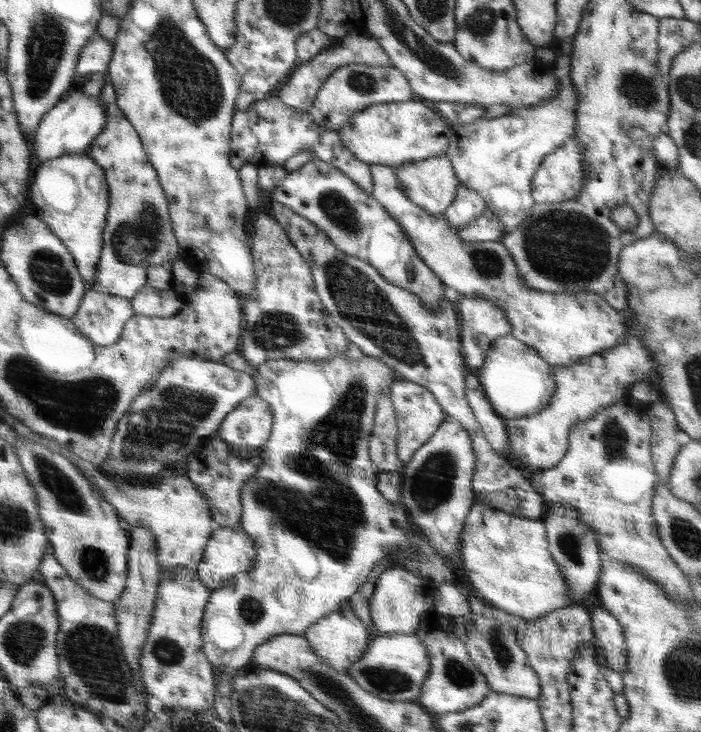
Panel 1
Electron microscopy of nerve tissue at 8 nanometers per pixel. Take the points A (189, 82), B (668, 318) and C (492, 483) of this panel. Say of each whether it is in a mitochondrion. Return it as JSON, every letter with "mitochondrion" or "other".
{"A":"mitochondrion","B":"other","C":"other"}

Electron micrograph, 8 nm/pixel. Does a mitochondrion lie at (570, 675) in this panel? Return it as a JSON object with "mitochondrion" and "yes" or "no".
{"mitochondrion":"no"}

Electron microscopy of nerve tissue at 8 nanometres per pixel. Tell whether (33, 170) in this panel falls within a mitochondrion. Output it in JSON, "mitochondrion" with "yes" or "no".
{"mitochondrion":"no"}

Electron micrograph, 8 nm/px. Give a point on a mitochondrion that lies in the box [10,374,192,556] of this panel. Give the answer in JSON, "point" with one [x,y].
{"point":[59,483]}

